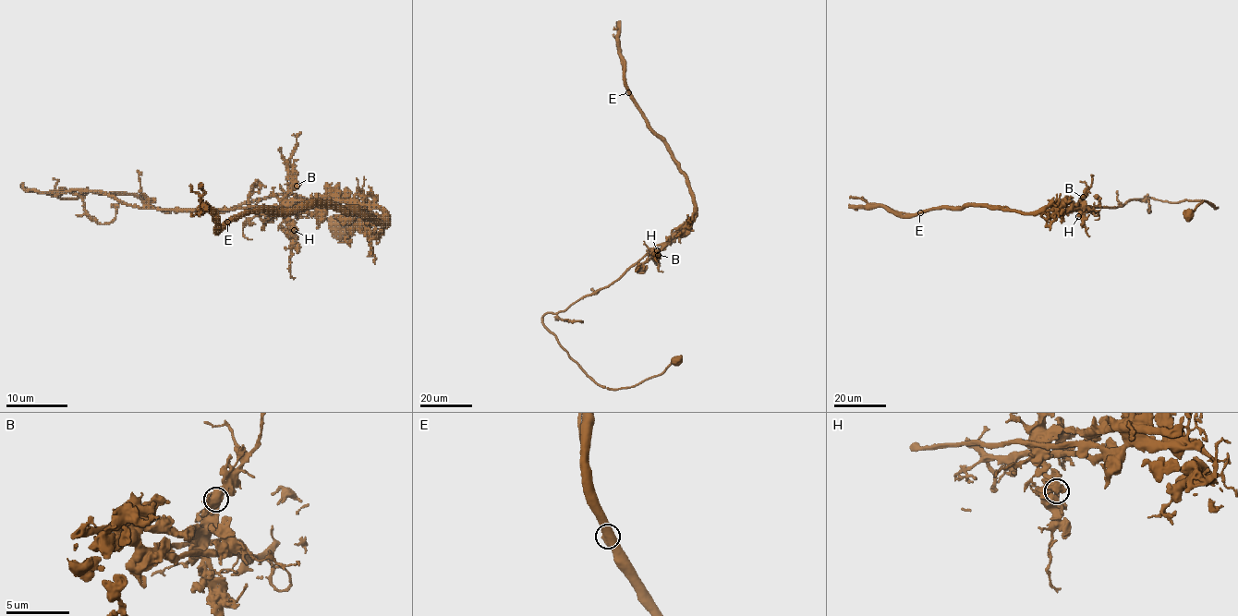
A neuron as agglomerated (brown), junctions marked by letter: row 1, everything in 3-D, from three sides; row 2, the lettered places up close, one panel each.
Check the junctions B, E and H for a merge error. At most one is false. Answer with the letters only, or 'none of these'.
E

